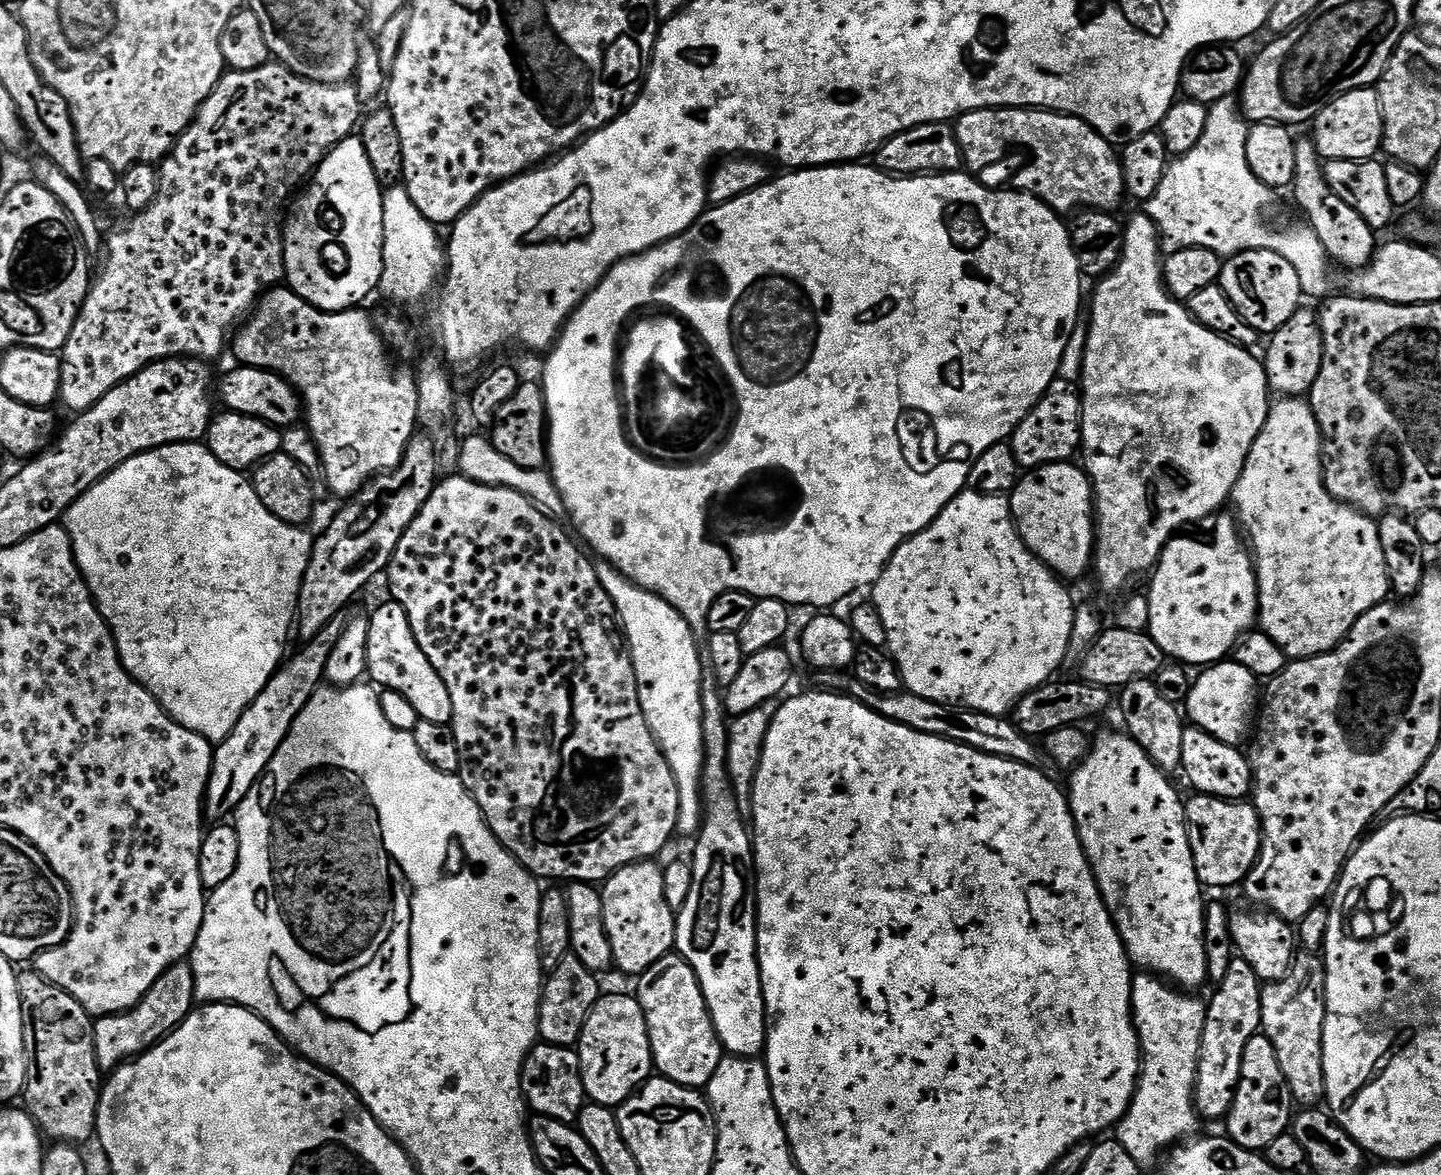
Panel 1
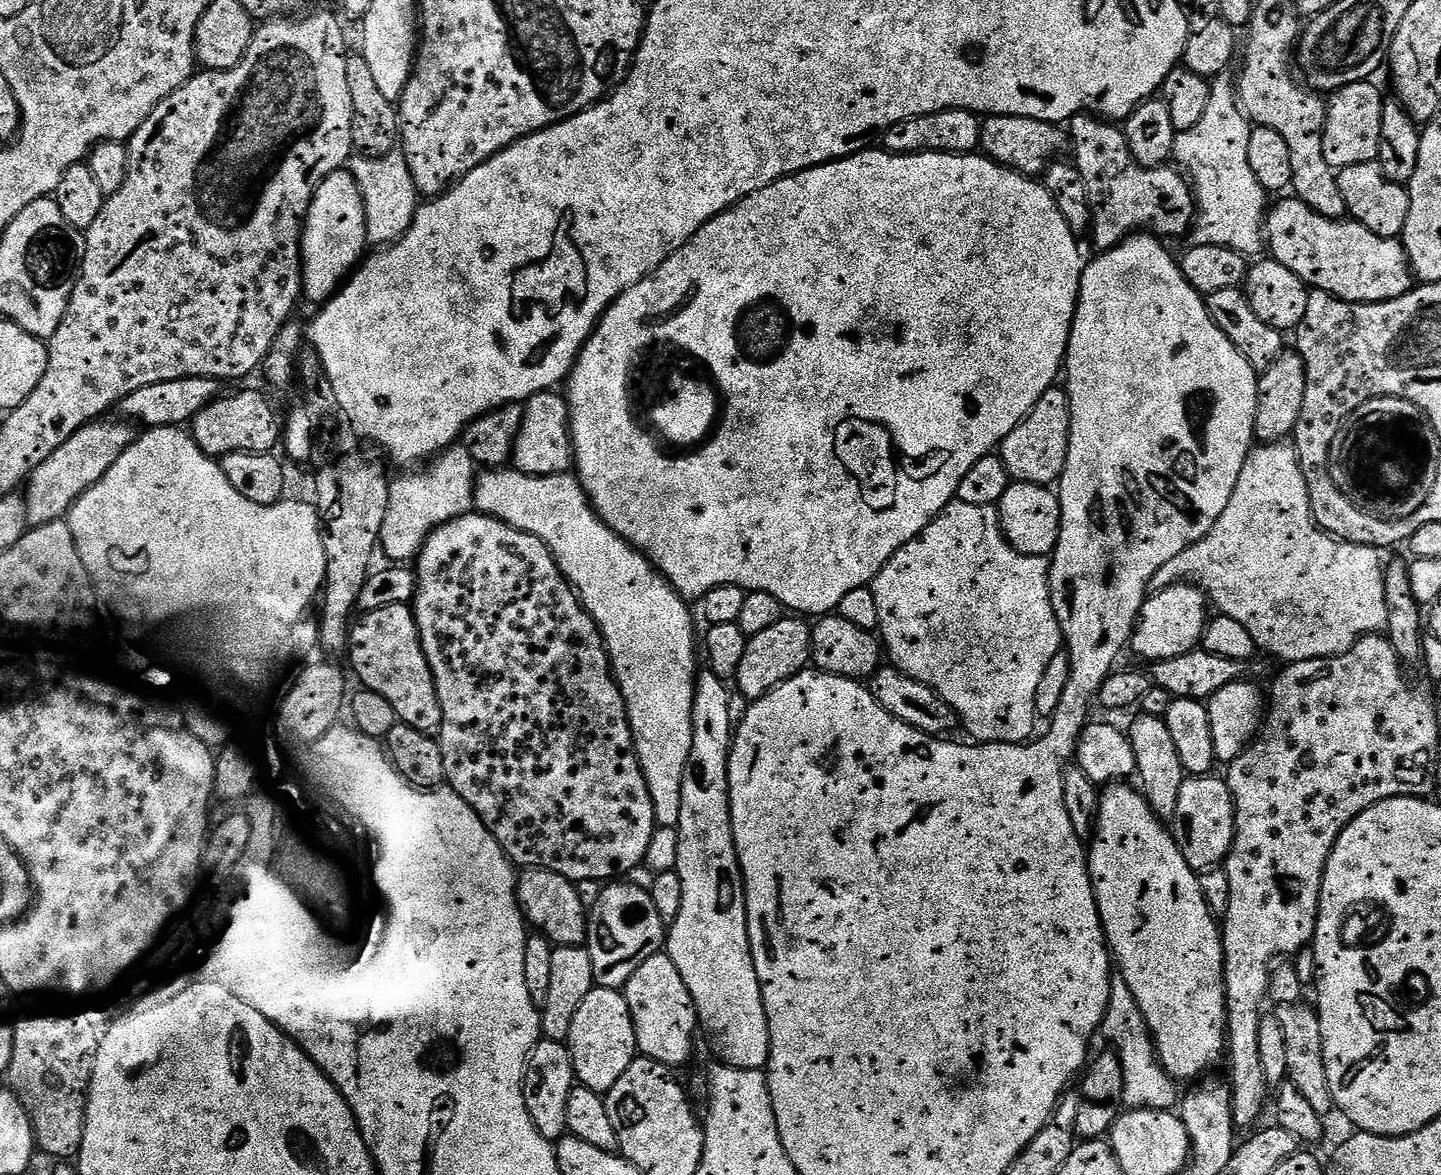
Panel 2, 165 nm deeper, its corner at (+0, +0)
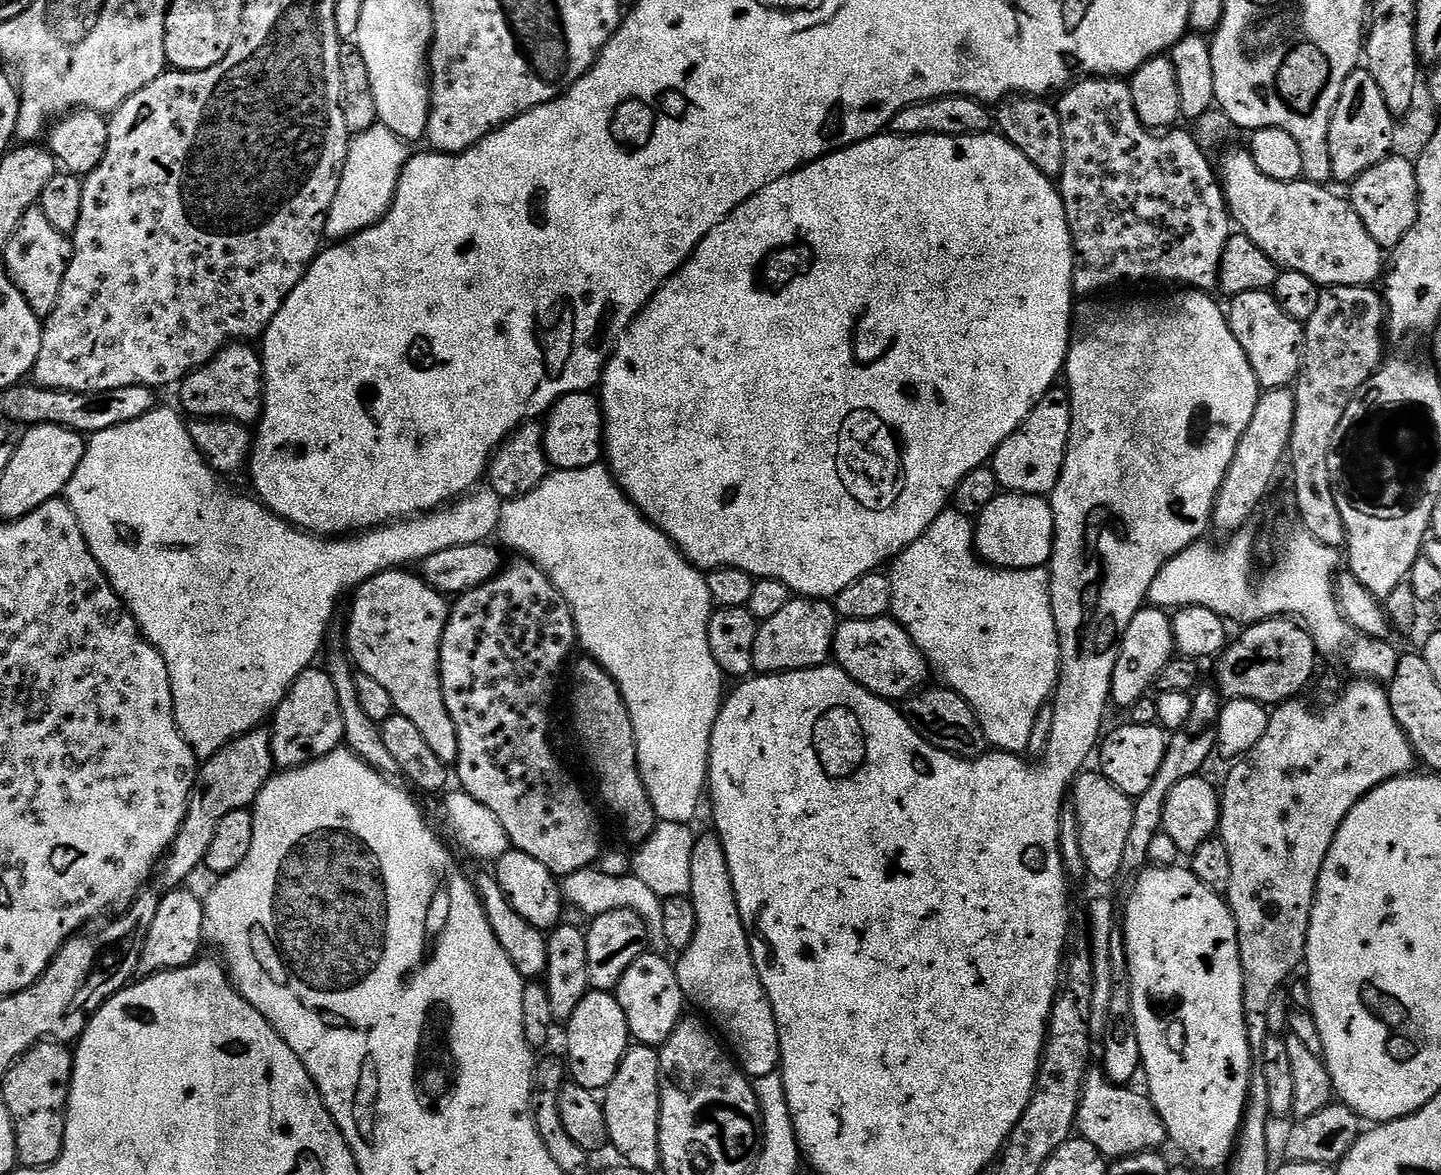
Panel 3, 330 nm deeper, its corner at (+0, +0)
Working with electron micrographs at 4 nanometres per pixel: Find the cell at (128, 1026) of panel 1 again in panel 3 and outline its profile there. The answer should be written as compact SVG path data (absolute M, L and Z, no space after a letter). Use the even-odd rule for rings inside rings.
M181 886L165 891L160 897L158 914L154 914L154 922L150 922L150 930L146 934L146 942L140 951L136 976L143 978L159 972L172 972L187 964L193 964L201 955L200 943L205 943L204 934L204 902L203 899Z

